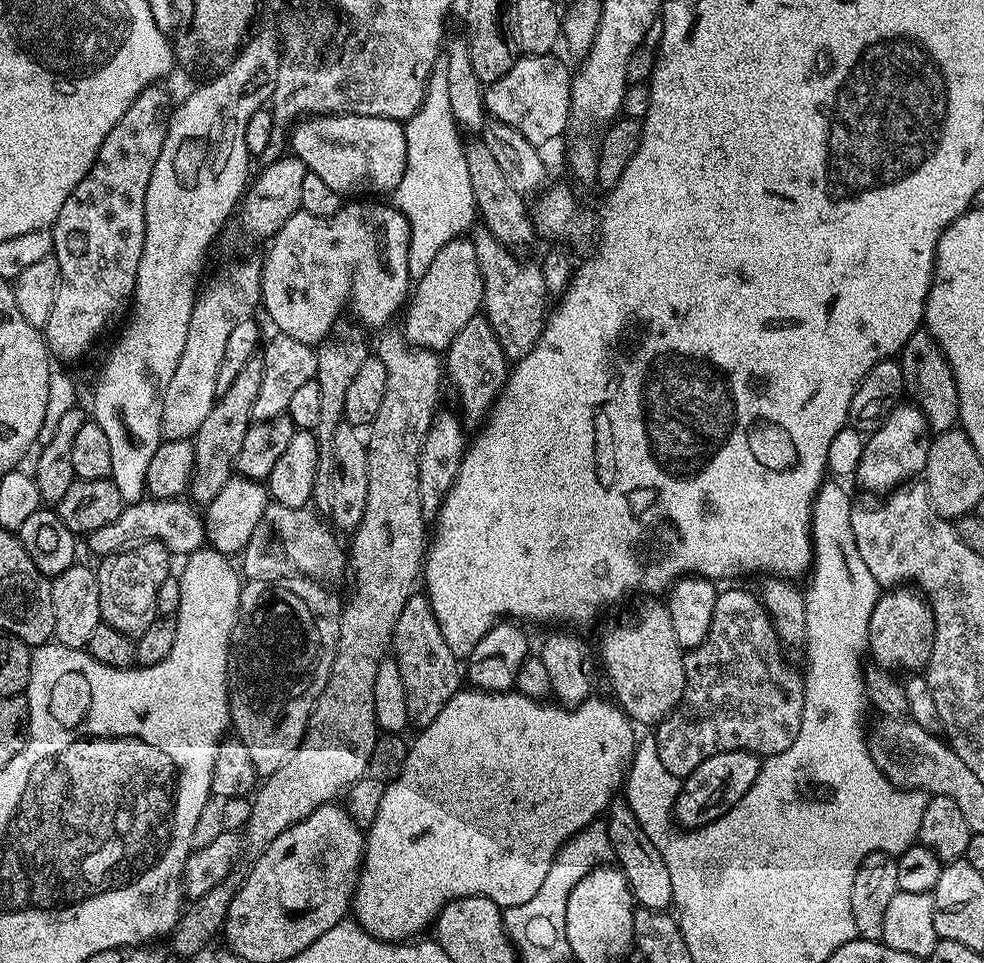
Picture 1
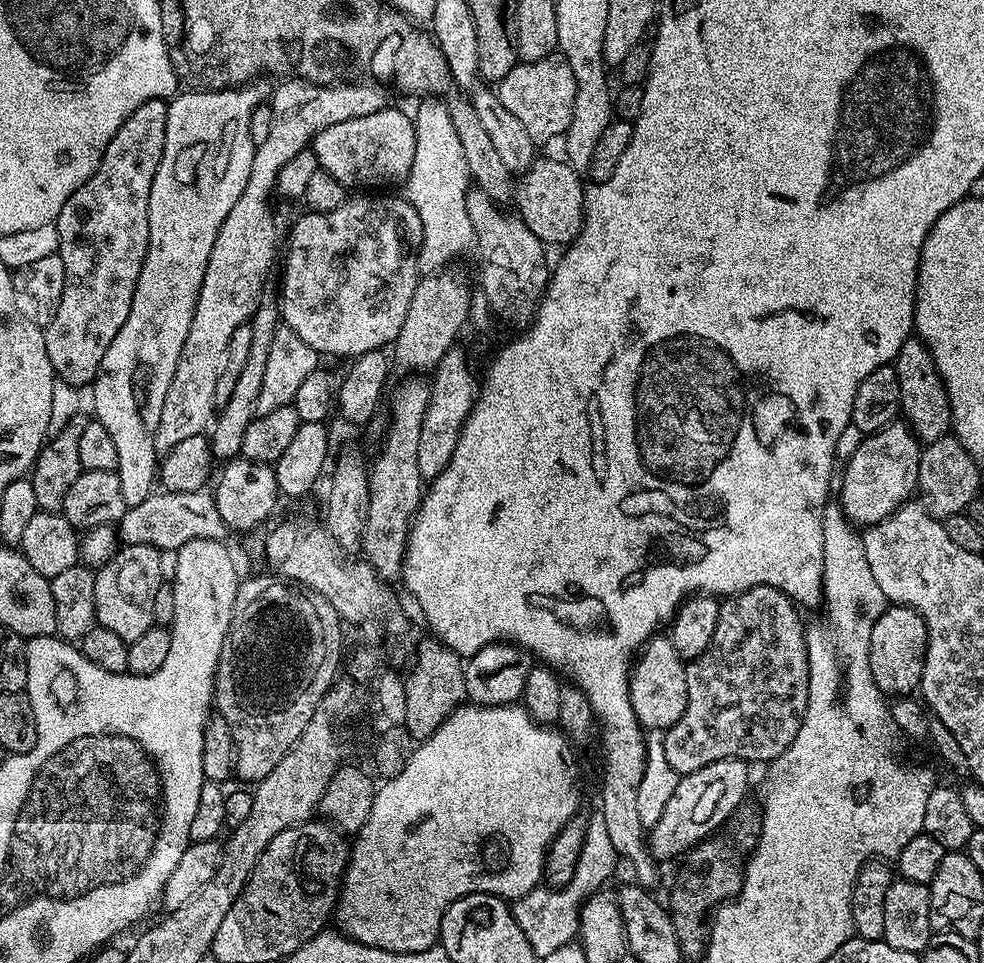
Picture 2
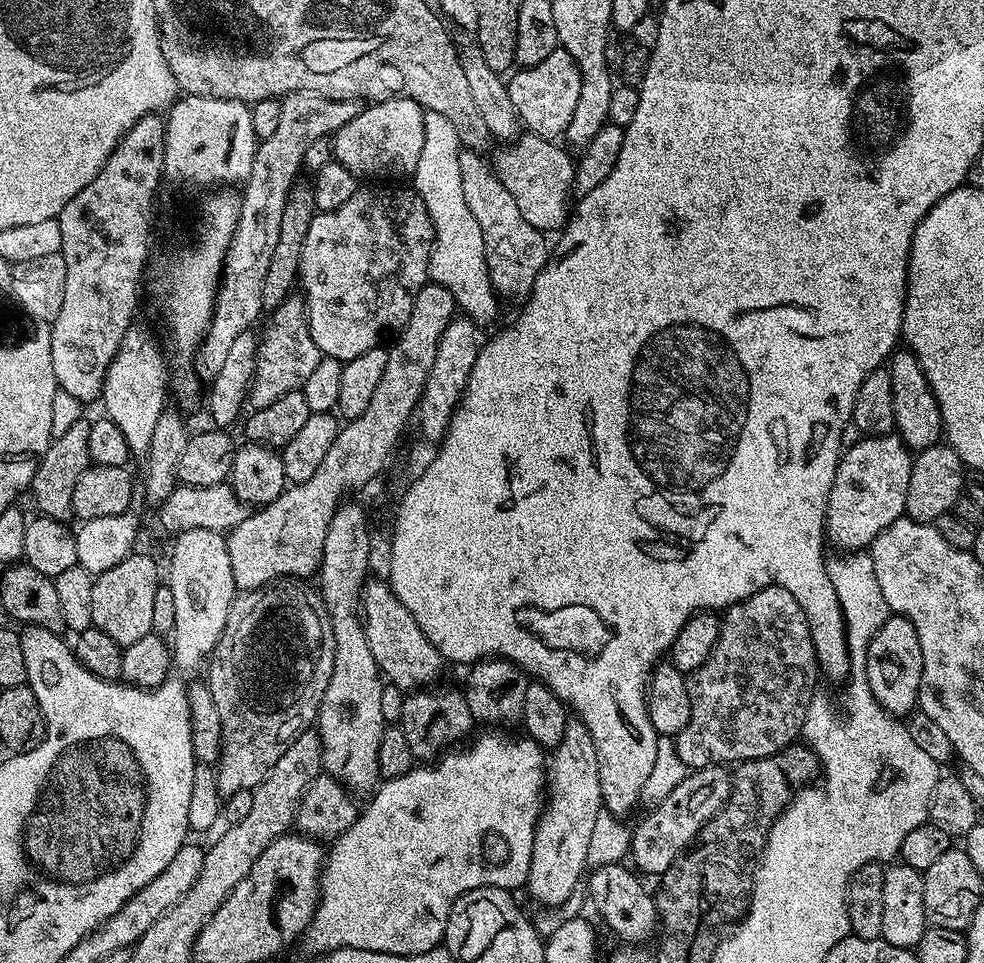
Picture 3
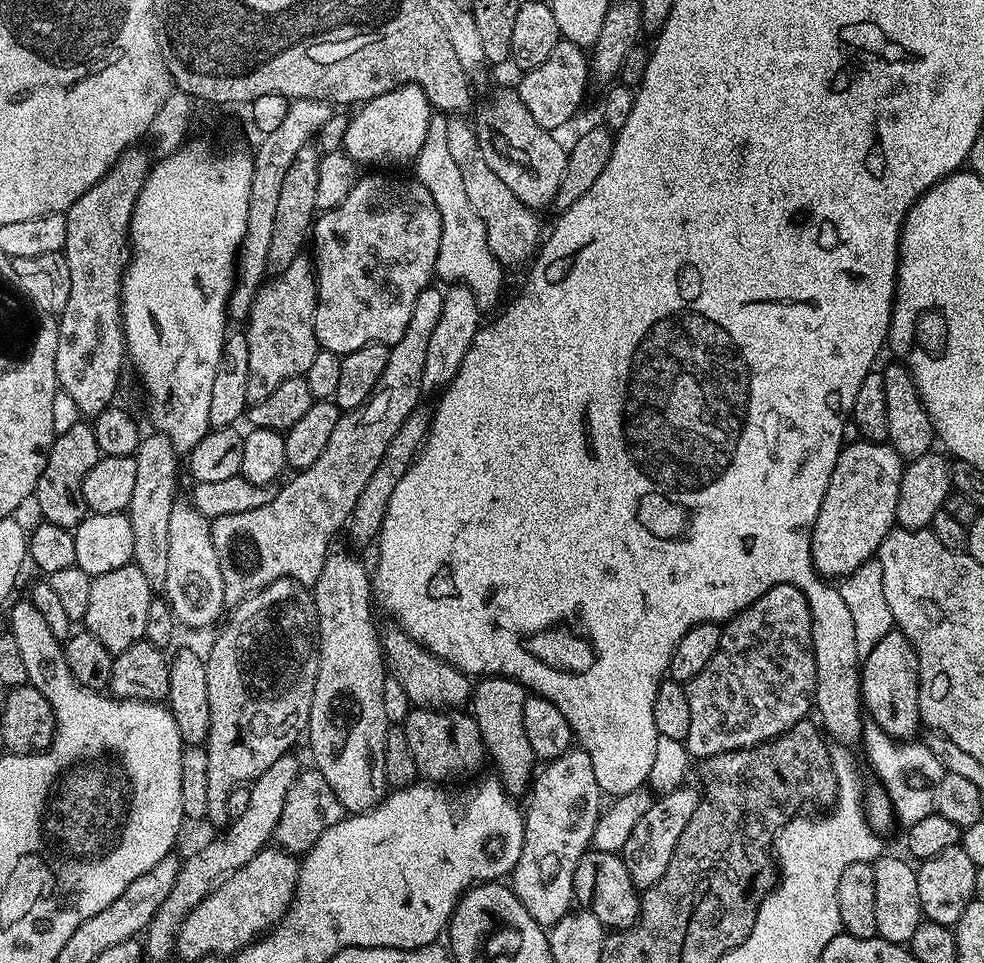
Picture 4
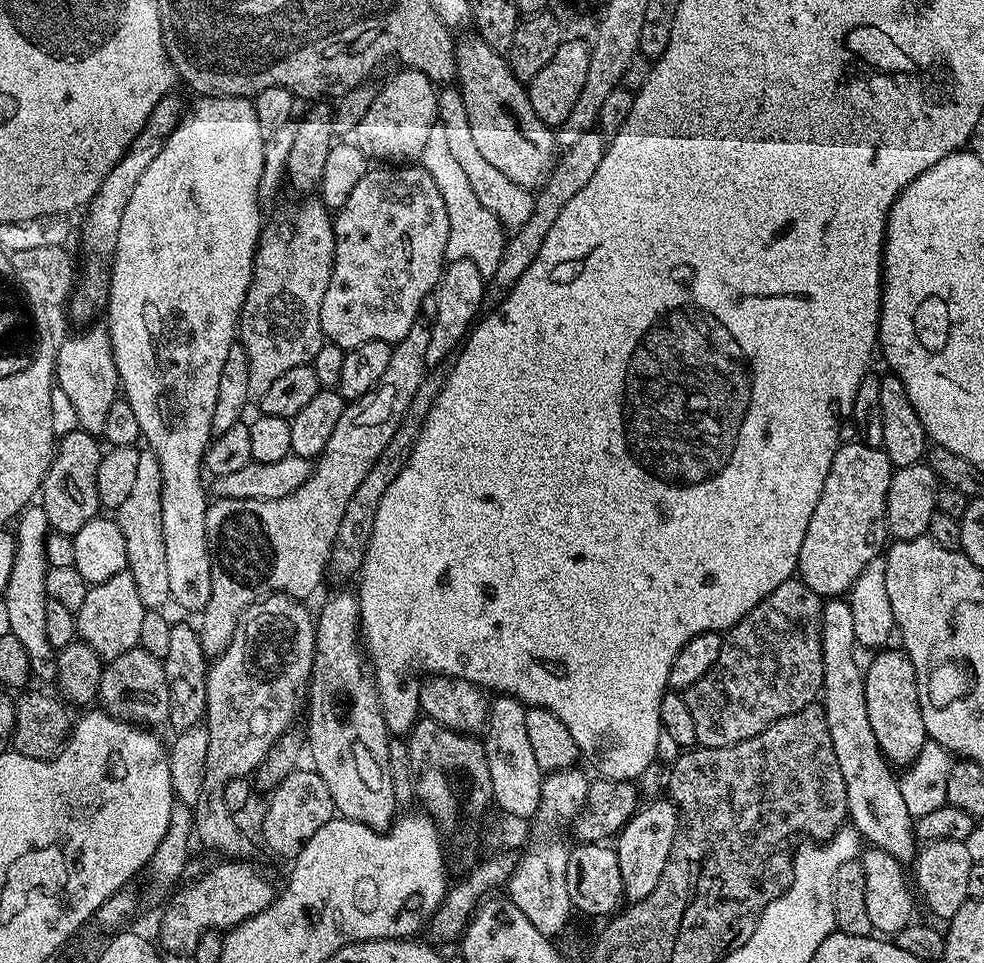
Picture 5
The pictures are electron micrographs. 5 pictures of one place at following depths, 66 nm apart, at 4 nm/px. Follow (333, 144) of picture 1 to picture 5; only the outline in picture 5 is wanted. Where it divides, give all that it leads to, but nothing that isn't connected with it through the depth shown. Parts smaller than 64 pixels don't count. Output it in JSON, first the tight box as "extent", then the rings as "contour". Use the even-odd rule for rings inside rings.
{"extent":[354,68,438,162],"contour":[[[413,68],[400,70],[377,91],[366,118],[358,122],[354,133],[354,142],[358,150],[368,157],[369,161],[380,162],[383,156],[402,156],[403,161],[416,162],[421,159],[429,137],[431,127],[438,122],[436,114],[437,89],[433,81],[426,78],[424,72]]]}

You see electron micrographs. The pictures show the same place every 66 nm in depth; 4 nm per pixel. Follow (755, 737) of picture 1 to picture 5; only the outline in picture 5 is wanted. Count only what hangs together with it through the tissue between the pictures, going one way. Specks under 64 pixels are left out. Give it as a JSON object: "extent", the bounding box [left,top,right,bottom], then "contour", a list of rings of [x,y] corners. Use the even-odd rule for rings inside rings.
{"extent":[684,578,825,748],"contour":[[[793,578],[782,582],[782,586],[775,588],[762,602],[758,602],[758,606],[754,606],[754,610],[747,612],[734,627],[723,633],[722,654],[718,654],[718,662],[714,662],[714,666],[710,666],[710,670],[705,676],[698,678],[698,682],[694,682],[694,686],[687,688],[684,696],[686,706],[690,706],[690,715],[694,717],[694,734],[699,747],[721,748],[722,746],[737,744],[746,738],[754,738],[754,734],[762,734],[762,730],[766,730],[766,726],[778,722],[778,718],[786,718],[790,714],[802,710],[821,695],[824,687],[824,663],[822,662],[822,654],[824,653],[822,646],[824,605],[825,601],[818,594],[814,594],[814,590],[810,590],[810,586],[806,586],[798,578]]]}

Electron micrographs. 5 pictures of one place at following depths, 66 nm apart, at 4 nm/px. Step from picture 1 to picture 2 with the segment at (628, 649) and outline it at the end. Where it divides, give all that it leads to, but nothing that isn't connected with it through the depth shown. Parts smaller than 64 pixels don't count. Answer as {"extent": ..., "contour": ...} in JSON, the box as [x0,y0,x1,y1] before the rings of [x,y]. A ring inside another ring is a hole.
{"extent":[628,634,686,730],"contour":[[[664,634],[653,635],[652,639],[640,649],[635,657],[632,670],[628,674],[628,689],[630,690],[630,706],[634,706],[634,714],[640,727],[647,730],[666,730],[686,714],[686,664],[681,660],[678,650],[674,650],[671,639]]]}

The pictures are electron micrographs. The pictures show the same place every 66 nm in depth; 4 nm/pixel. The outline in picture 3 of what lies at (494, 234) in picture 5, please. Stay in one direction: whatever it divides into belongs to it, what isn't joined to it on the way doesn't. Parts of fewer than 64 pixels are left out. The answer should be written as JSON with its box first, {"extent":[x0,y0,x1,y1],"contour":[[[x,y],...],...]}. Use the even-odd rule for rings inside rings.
{"extent":[412,111,498,330],"contour":[[[425,111],[422,153],[412,175],[412,186],[426,204],[433,225],[432,250],[428,259],[429,279],[450,290],[451,296],[468,319],[476,323],[477,329],[484,330],[487,324],[496,320],[498,293],[492,287],[486,258],[483,256],[483,238],[478,232],[478,222],[474,214],[470,214],[465,196],[460,196],[462,176],[457,160],[460,149],[460,139],[449,120],[442,114]]]}

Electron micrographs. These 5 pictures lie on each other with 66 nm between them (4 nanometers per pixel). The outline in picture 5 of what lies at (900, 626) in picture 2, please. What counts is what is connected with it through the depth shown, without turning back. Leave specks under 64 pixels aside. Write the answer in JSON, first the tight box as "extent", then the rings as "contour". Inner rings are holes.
{"extent":[863,650,929,766],"contour":[[[903,650],[888,651],[877,651],[868,668],[866,664],[863,673],[866,714],[870,717],[870,730],[874,730],[874,738],[878,738],[878,746],[888,763],[907,766],[916,761],[918,754],[922,754],[922,746],[929,743],[928,731],[922,722],[914,662]]]}

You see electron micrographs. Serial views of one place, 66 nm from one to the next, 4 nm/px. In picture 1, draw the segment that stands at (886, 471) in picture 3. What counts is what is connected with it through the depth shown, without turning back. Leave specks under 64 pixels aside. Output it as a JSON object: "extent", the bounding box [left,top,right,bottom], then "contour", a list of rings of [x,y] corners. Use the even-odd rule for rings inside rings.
{"extent":[854,402,932,494],"contour":[[[901,402],[886,417],[882,426],[864,441],[862,462],[858,462],[854,480],[868,492],[888,494],[919,477],[926,466],[926,454],[932,445],[928,423],[924,421],[922,410],[911,402]]]}

